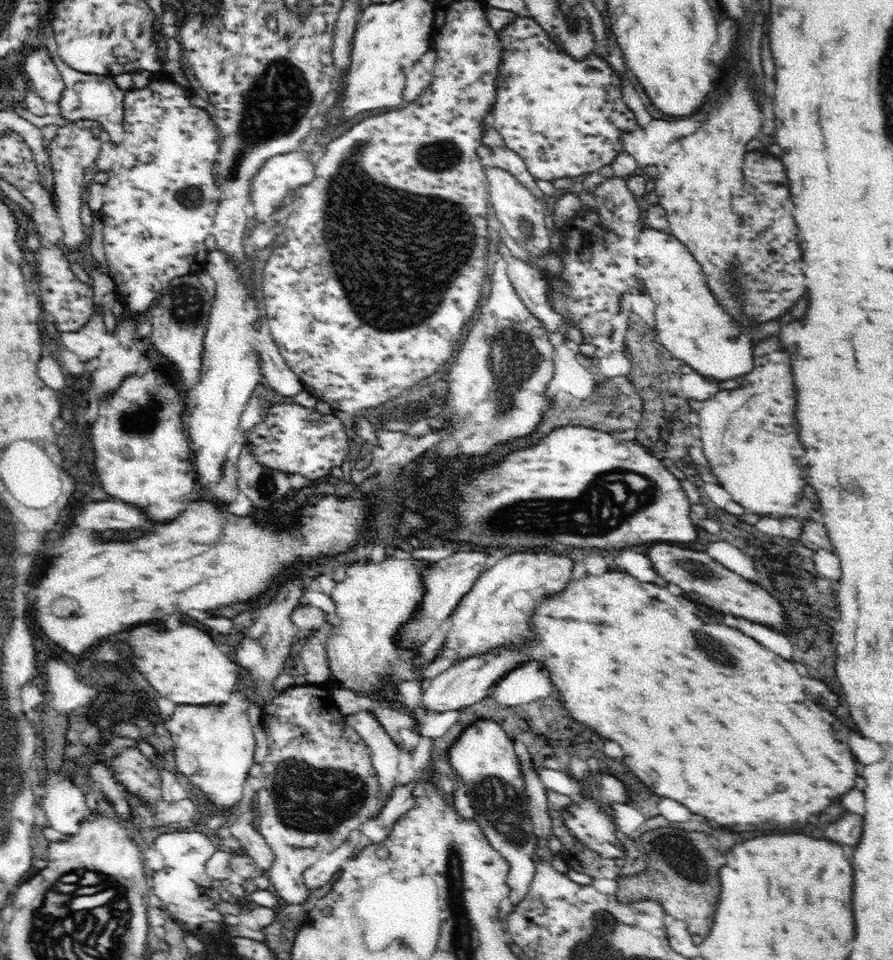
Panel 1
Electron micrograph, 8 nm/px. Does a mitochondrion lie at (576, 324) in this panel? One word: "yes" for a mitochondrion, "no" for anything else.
no

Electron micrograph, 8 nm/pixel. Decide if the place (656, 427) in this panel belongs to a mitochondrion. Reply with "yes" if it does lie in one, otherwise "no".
no

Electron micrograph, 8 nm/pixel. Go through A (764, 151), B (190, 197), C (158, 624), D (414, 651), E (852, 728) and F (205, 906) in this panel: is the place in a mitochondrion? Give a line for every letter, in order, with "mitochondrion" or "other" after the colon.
A: other
B: mitochondrion
C: other
D: other
E: other
F: other

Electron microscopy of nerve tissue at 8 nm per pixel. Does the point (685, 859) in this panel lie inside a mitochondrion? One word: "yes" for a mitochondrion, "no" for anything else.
yes

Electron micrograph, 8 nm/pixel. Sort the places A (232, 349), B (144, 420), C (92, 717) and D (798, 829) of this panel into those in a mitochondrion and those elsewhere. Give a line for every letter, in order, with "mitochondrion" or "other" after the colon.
A: other
B: mitochondrion
C: other
D: other

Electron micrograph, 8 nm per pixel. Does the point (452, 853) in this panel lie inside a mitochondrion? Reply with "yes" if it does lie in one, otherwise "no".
yes

